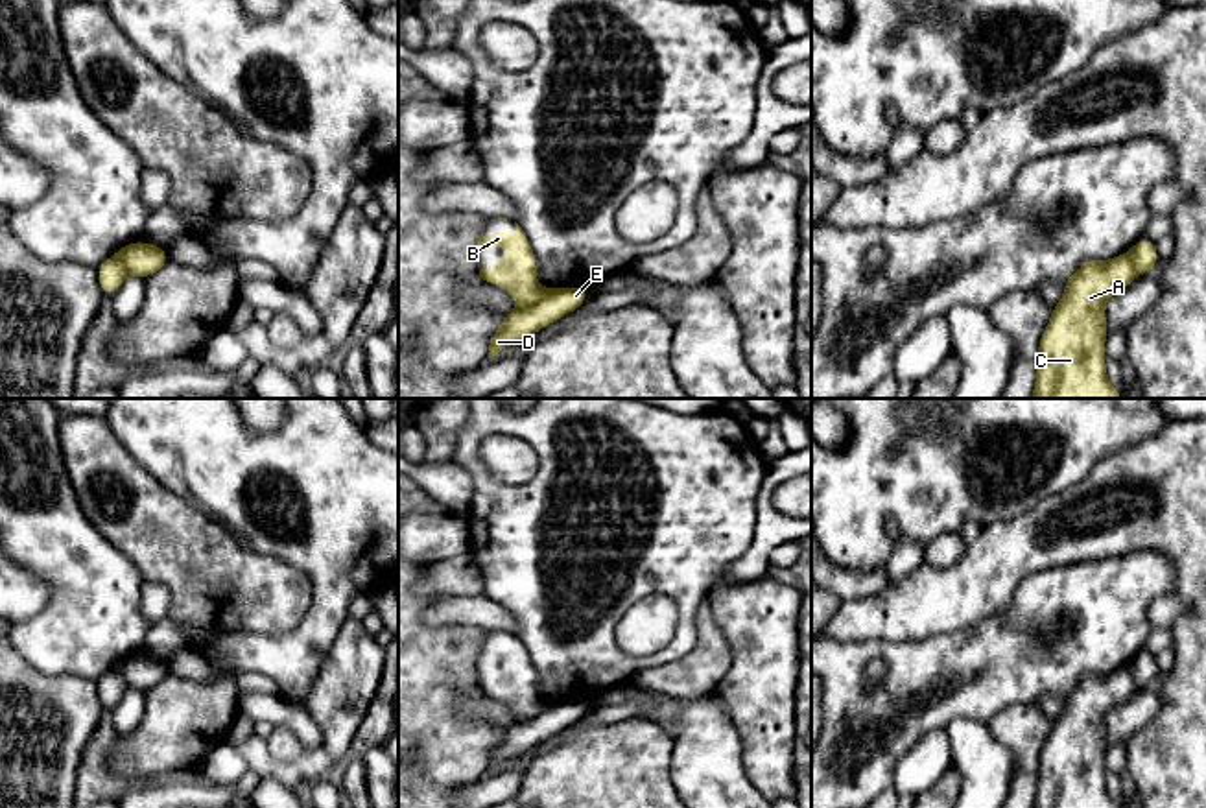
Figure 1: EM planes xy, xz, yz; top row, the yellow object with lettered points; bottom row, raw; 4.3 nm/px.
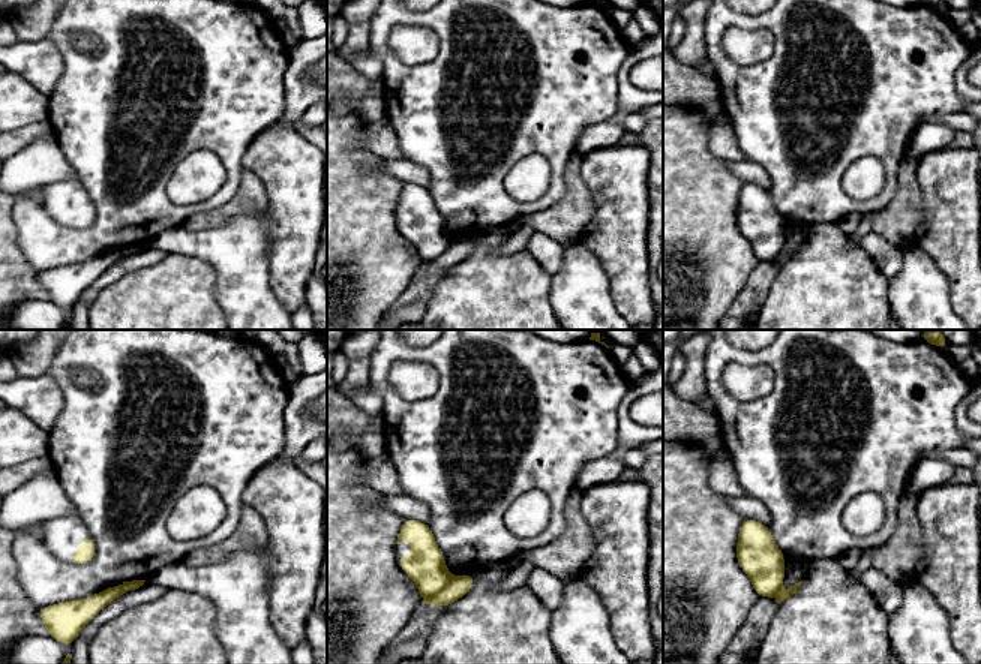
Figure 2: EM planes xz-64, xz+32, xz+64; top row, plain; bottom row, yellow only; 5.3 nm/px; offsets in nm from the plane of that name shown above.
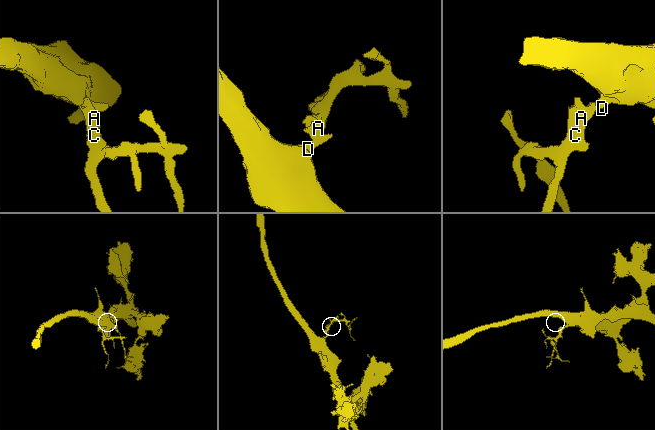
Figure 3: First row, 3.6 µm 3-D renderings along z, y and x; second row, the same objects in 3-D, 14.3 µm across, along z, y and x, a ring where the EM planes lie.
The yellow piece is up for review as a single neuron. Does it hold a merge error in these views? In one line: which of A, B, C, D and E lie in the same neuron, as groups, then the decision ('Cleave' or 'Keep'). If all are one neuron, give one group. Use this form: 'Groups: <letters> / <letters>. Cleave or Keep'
Groups: A B C / D E. Cleave

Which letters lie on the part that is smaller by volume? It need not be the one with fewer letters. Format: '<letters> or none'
A, B, C

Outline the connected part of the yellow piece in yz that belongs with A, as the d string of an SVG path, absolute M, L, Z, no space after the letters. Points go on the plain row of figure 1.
M1127 668L1097 675L1086 671L1062 697L1064 712L1038 756L1033 808L1121 808L1108 797L1105 777L1105 716L1127 701L1136 684Z

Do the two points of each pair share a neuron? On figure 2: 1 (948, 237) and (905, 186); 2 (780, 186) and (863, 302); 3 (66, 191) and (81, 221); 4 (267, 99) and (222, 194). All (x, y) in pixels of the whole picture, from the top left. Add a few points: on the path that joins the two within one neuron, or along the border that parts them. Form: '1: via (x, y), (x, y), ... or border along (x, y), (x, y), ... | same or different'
1: border along (917, 173), (923, 216), (912, 240) | different
2: border along (837, 224), (815, 224), (809, 228) | different
3: via (66, 198), (77, 213) | same
4: via (243, 123), (233, 134), (233, 170) | same

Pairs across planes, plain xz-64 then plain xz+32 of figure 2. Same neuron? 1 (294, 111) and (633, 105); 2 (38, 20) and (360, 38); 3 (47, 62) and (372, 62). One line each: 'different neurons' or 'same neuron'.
1: same neuron
2: same neuron
3: same neuron

